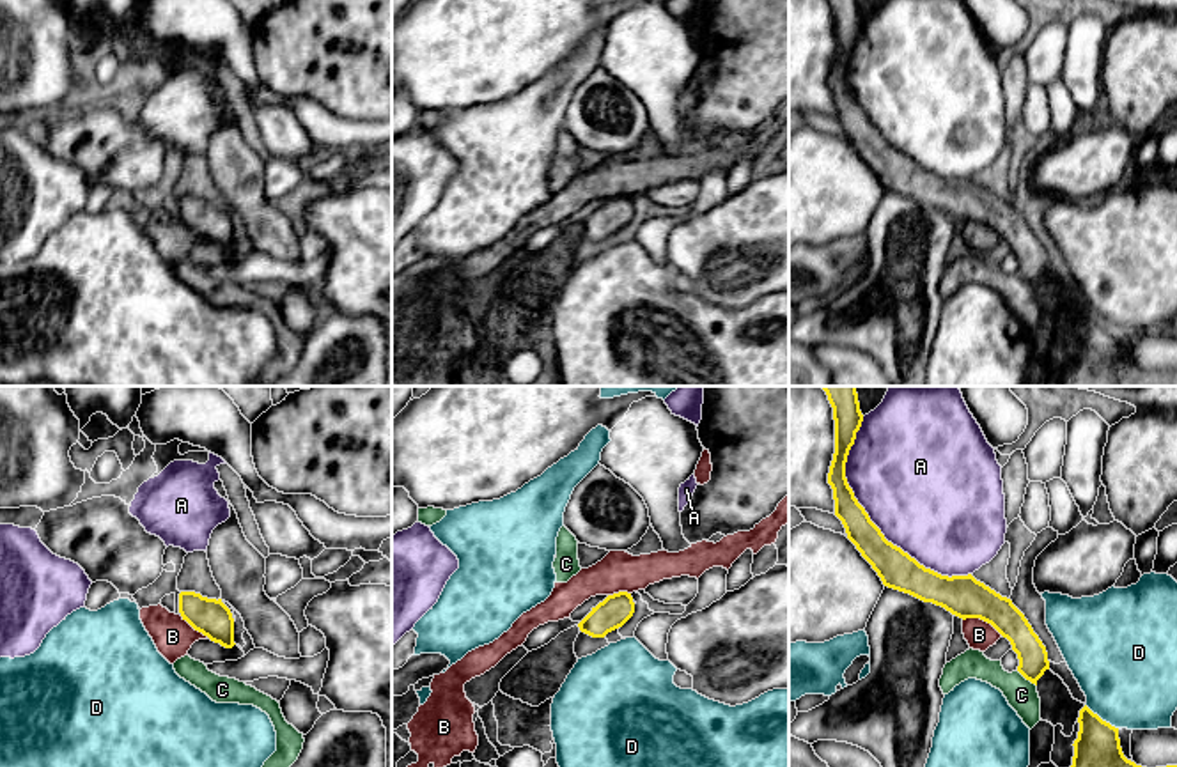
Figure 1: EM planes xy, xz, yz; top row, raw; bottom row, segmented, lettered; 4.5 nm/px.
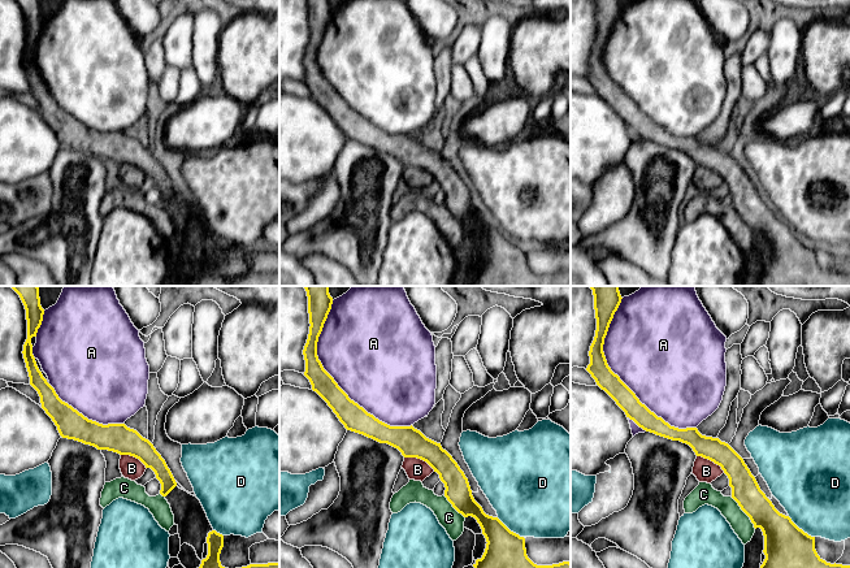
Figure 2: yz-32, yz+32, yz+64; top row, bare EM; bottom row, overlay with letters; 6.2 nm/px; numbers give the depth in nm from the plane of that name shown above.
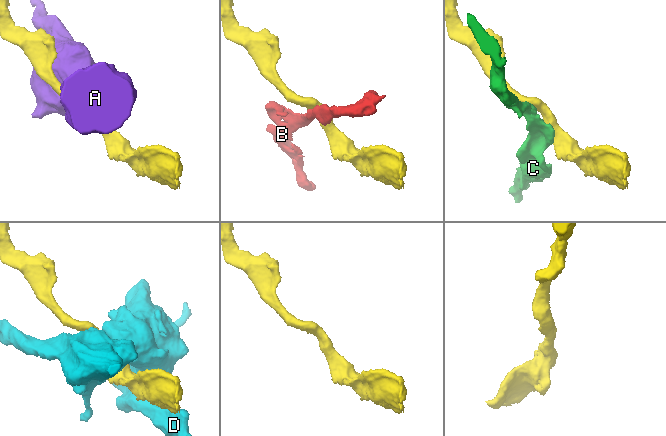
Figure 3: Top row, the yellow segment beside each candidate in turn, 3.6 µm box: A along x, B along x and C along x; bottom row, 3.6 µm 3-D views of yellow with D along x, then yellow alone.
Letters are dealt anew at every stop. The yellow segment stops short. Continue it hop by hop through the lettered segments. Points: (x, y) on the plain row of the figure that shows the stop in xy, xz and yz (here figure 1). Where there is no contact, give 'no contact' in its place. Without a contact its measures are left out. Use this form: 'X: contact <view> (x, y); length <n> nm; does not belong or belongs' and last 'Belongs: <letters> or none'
A: contact yz (869, 123); length 850 nm; does not belong
B: contact yz (982, 222); length 200 nm; does not belong
C: contact yz (1027, 282); length 120 nm; does not belong
D: contact yz (1099, 321); length 190 nm; does not belong
Belongs: none

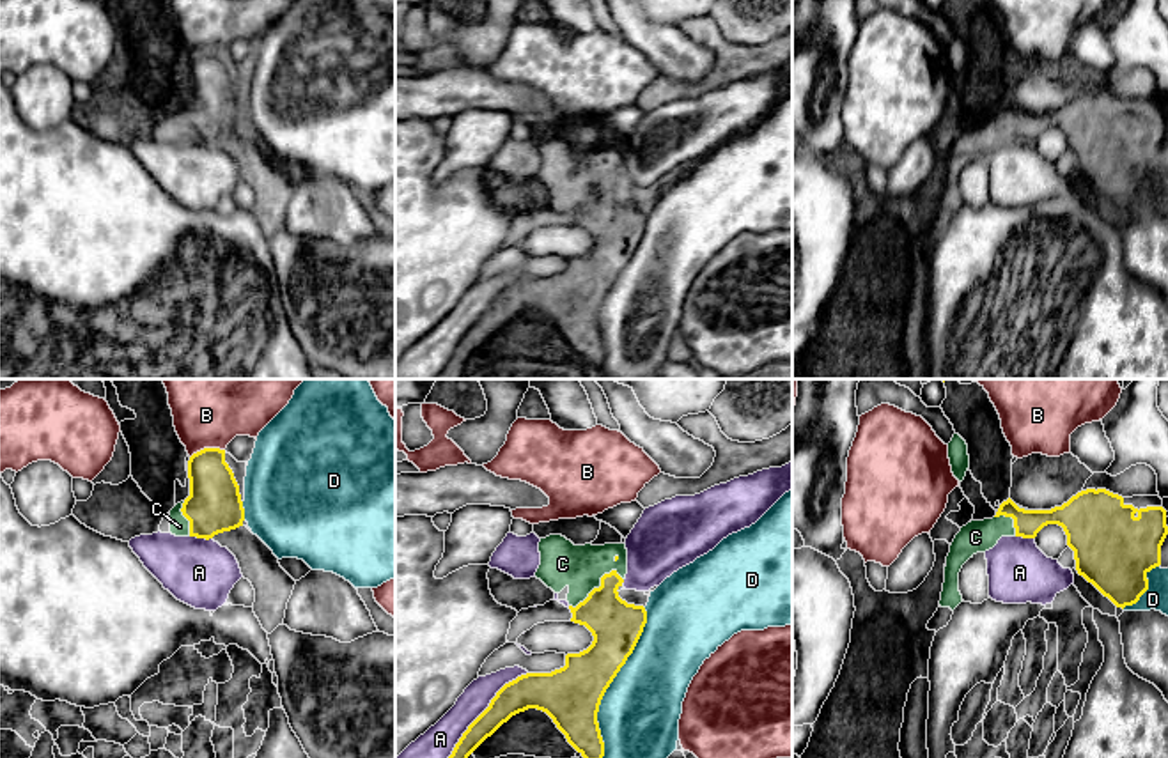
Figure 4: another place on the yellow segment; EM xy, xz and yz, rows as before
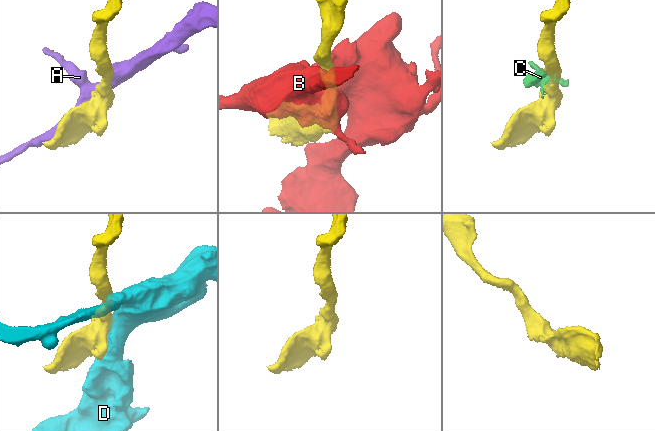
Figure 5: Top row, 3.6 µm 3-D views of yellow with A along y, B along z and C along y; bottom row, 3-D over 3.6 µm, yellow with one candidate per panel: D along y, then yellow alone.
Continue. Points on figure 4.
A: contact xz (475, 323); length 650 nm; does not belong
B: contact xy (206, 52); length 170 nm; does not belong
C: contact xz (599, 190); length 280 nm; belongs
D: contact xz (610, 286); length 750 nm; does not belong
Belongs: C

